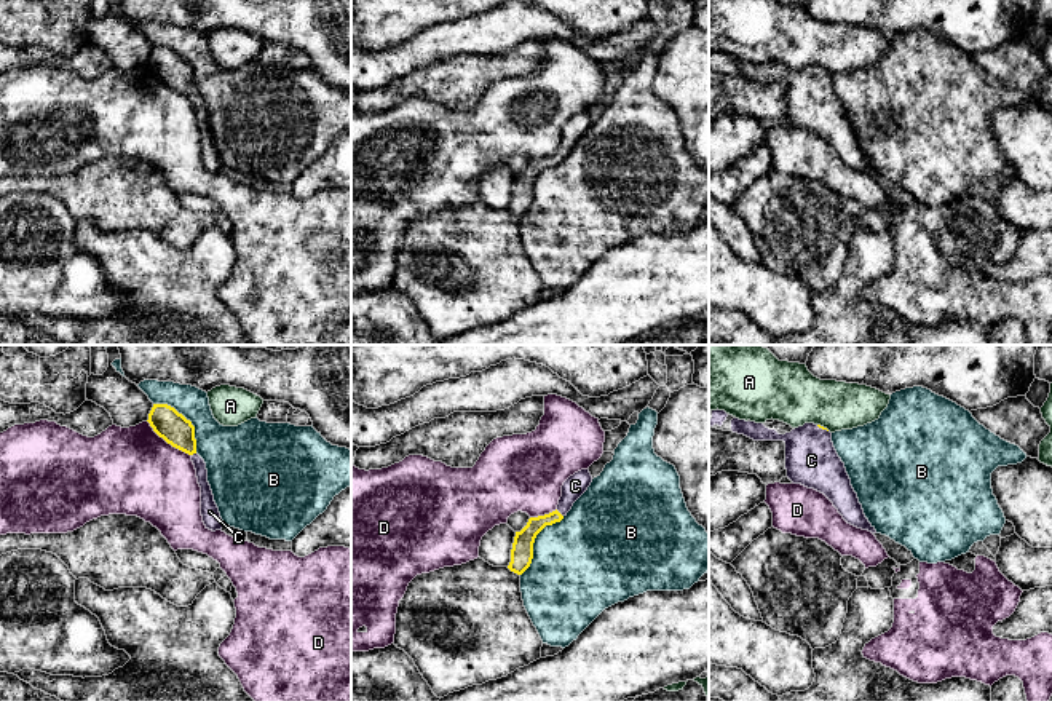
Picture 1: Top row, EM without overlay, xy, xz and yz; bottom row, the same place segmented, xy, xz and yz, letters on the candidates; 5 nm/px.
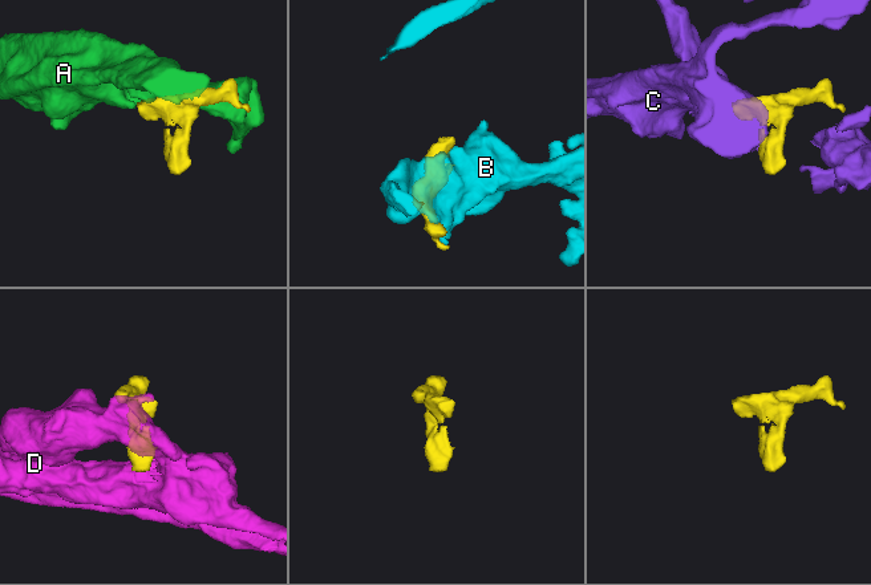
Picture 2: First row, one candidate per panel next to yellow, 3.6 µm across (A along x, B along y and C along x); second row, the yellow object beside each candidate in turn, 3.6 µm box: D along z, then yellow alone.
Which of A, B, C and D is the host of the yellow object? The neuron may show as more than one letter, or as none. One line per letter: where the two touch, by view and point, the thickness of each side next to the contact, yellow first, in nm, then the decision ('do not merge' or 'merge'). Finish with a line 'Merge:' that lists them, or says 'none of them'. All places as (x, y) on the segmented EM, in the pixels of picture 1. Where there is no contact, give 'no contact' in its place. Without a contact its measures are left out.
A: yz (822, 427) | 20/300 nm | do not merge
B: xy (185, 419) | 160/240 nm | do not merge
C: xz (559, 513) | 110/110 nm | merge
D: xy (168, 443) | 160/440 nm | do not merge
Merge: C

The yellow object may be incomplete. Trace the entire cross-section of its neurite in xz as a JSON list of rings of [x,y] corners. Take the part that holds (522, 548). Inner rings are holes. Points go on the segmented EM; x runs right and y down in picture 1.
[[[589,469],[575,473],[562,485],[562,497],[559,500],[557,509],[544,516],[530,517],[527,525],[520,532],[516,532],[511,549],[511,562],[508,565],[511,572],[522,575],[530,567],[536,535],[546,525],[560,522],[571,509],[573,503],[587,490],[591,482],[592,476]]]

